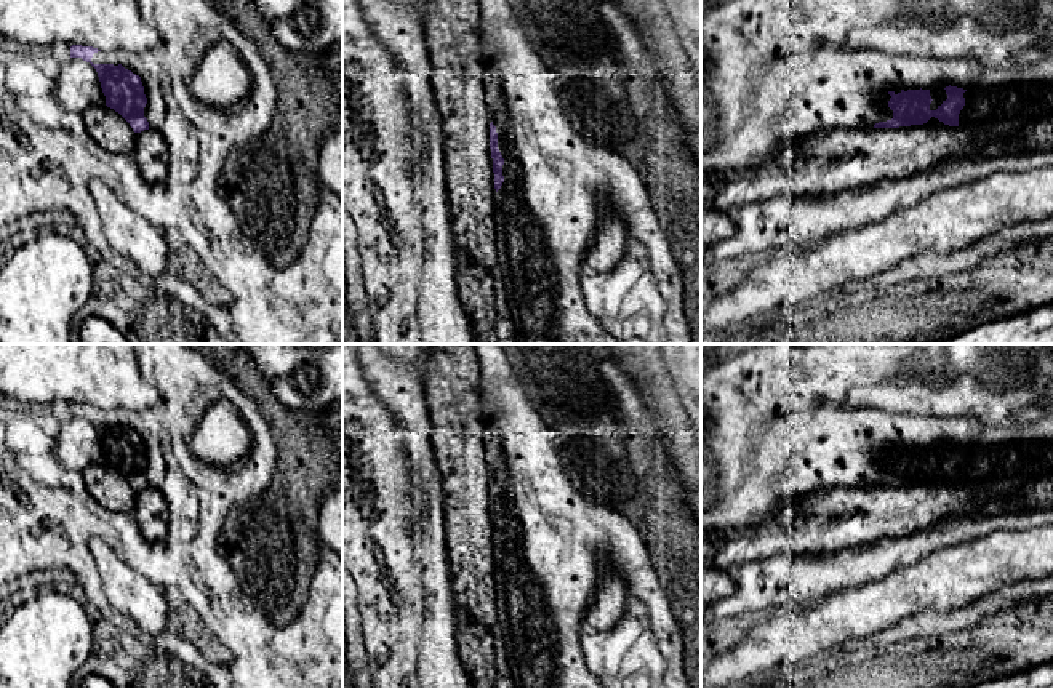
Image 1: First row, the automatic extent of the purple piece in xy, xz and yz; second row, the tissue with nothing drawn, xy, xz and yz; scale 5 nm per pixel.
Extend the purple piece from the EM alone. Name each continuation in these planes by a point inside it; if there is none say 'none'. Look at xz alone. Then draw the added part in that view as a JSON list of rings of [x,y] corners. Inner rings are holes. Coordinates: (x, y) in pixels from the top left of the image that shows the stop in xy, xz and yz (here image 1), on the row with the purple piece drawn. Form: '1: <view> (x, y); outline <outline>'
none

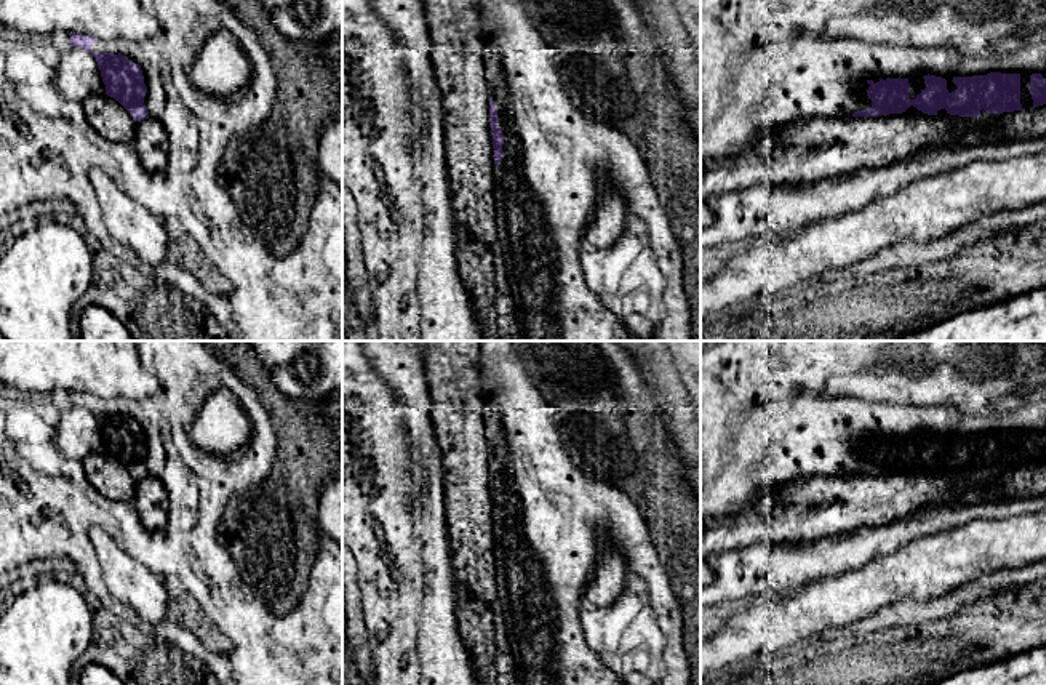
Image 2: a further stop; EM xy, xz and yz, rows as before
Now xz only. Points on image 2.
none

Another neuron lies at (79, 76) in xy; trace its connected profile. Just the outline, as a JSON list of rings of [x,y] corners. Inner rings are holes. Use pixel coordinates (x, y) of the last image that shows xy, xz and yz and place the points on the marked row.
[[[83,48],[62,53],[54,86],[62,98],[77,102],[83,102],[91,94],[106,94],[98,61]]]

